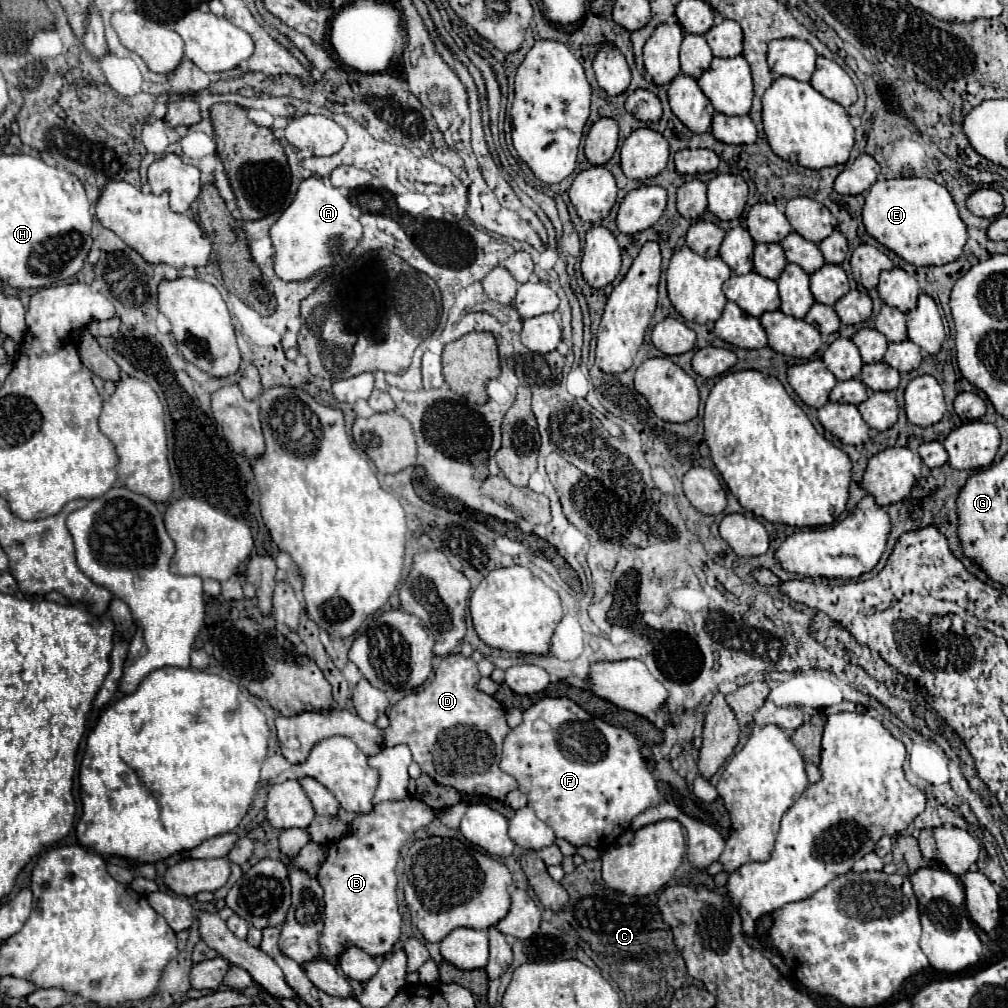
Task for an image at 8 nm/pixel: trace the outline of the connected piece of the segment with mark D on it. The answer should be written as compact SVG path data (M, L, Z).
M459 653L443 657L441 665L435 669L435 679L427 687L405 695L399 703L393 705L389 713L389 727L385 729L385 745L407 745L411 749L413 761L439 785L449 785L461 793L485 795L503 801L509 791L517 789L517 781L499 769L501 745L511 729L507 725L503 705L495 697L477 691L475 685L479 679L481 675L477 671L477 663L471 657L467 659Z

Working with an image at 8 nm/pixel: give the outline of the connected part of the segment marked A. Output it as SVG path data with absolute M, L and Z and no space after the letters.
M321 177L305 179L293 203L283 211L279 221L271 227L271 241L275 247L275 273L283 281L309 279L321 267L333 267L345 259L361 241L363 227L351 215L349 199Z

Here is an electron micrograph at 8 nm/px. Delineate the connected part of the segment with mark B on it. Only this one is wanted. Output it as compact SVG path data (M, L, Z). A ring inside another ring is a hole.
M407 797L401 801L385 801L377 803L371 813L365 813L349 823L349 835L335 839L327 847L327 857L317 873L317 881L323 887L323 901L325 901L325 929L319 935L321 955L339 967L339 955L345 951L345 943L359 947L371 957L383 957L391 953L393 945L401 937L401 915L397 907L397 877L395 867L399 861L401 847L417 833L417 829L427 827L435 819L435 811L419 799Z

